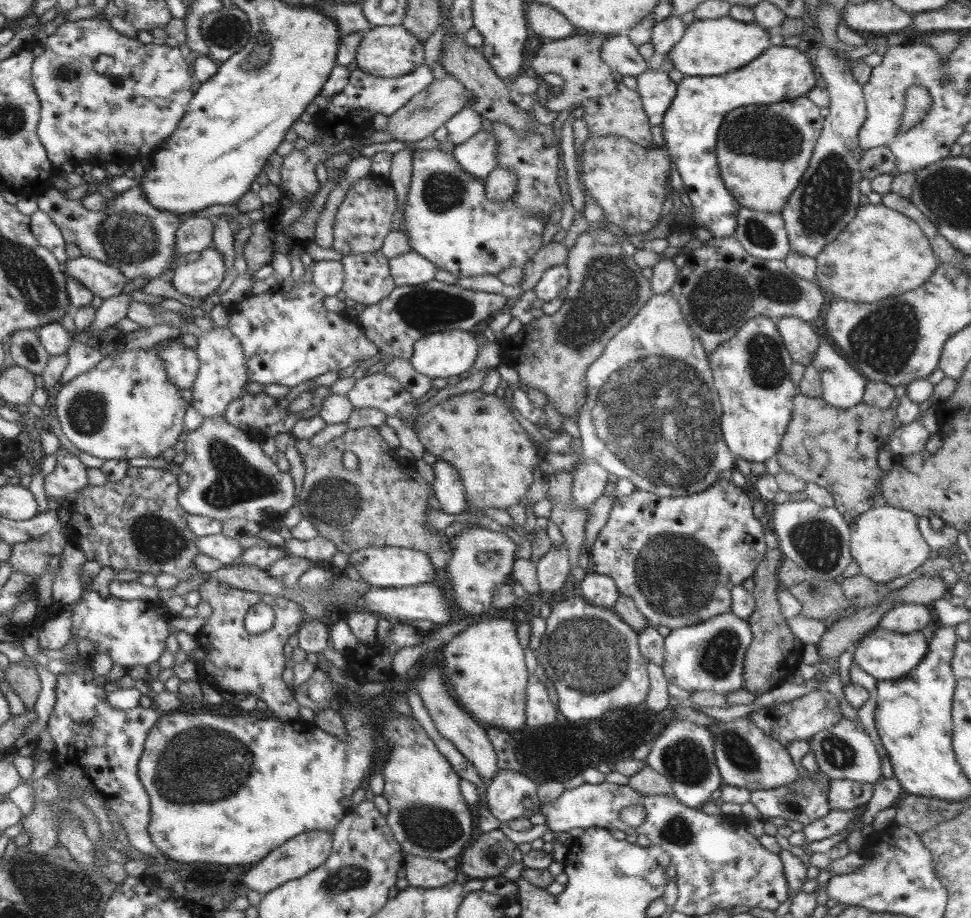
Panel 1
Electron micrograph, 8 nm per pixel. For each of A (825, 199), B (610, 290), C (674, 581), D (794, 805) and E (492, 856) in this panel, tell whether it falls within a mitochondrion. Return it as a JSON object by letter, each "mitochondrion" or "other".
{"A":"mitochondrion","B":"mitochondrion","C":"mitochondrion","D":"mitochondrion","E":"other"}

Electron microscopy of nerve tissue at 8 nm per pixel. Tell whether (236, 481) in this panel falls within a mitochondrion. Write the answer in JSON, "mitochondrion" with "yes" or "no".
{"mitochondrion":"yes"}

